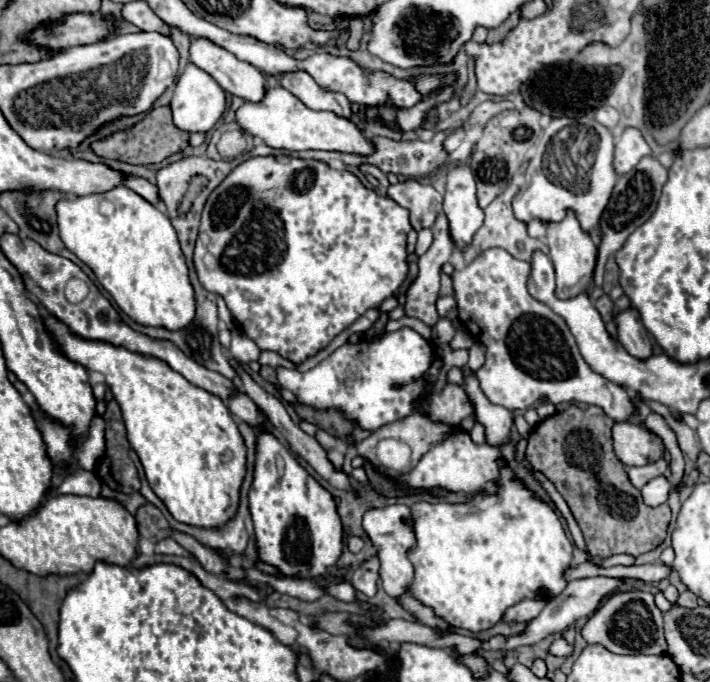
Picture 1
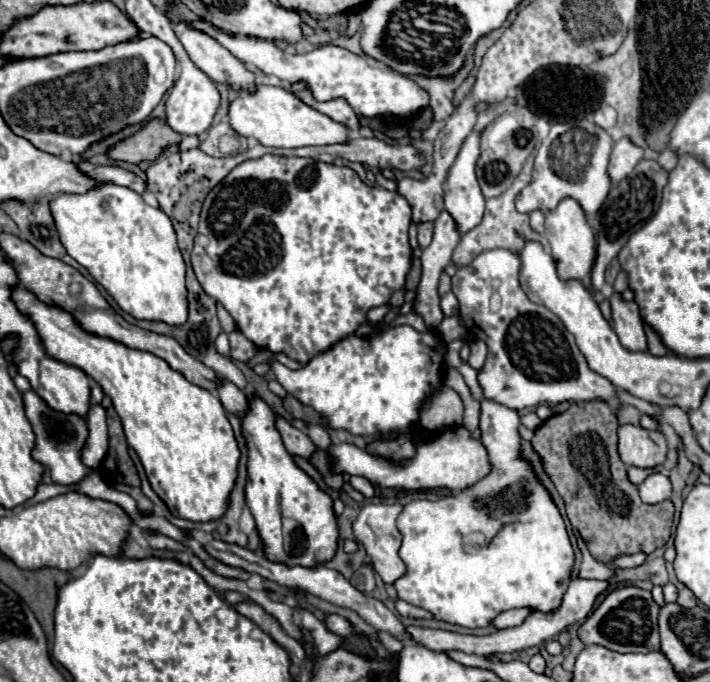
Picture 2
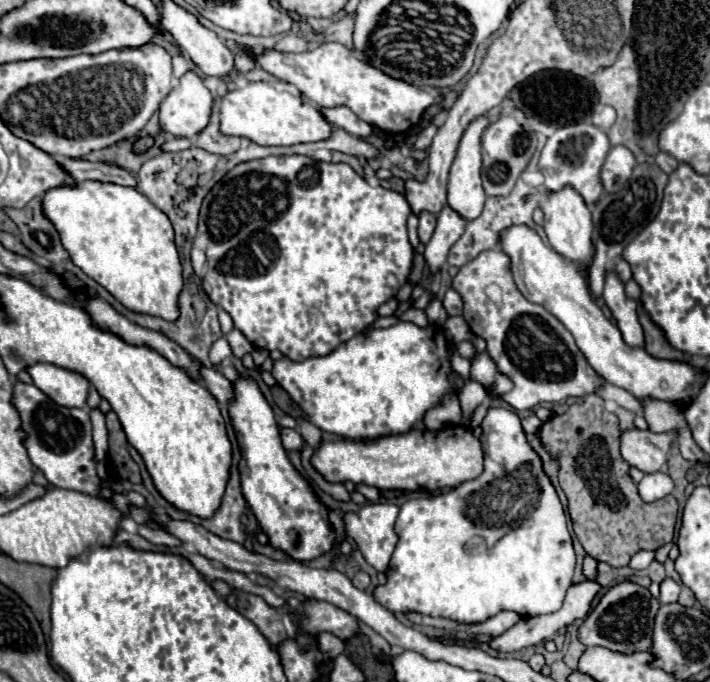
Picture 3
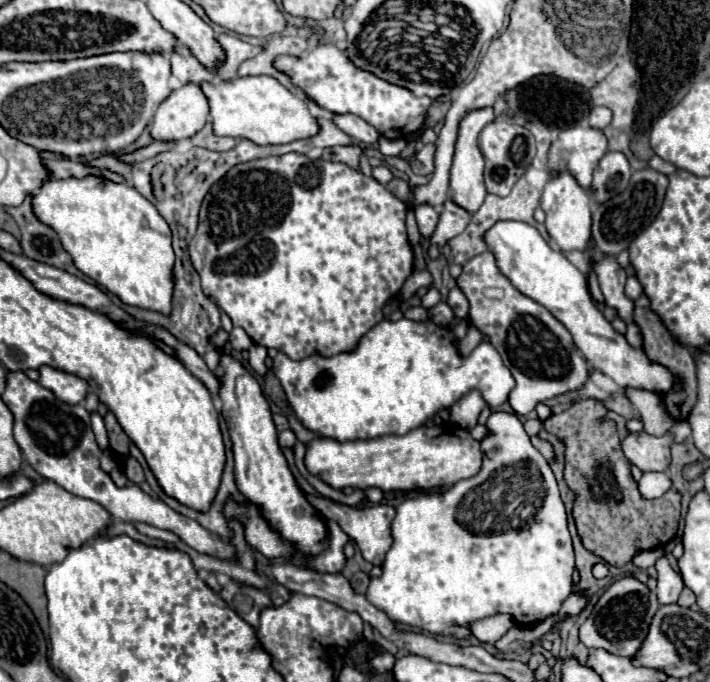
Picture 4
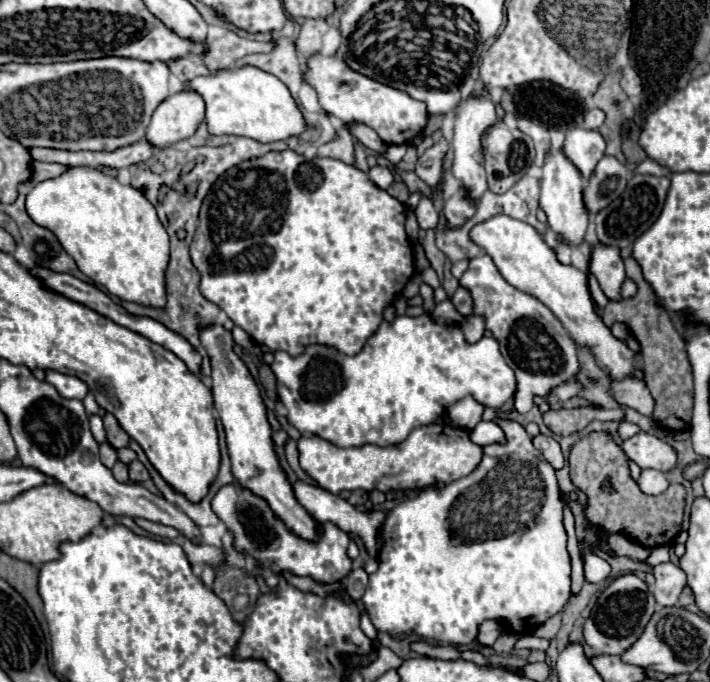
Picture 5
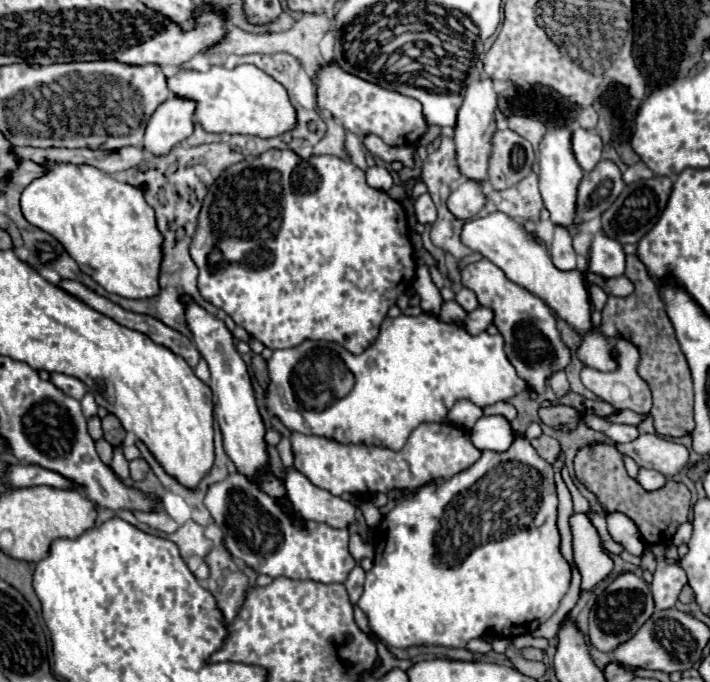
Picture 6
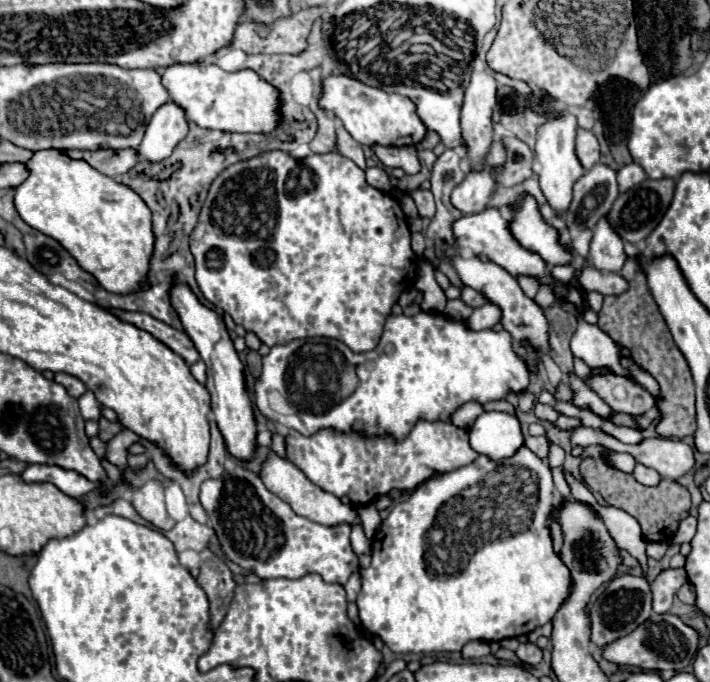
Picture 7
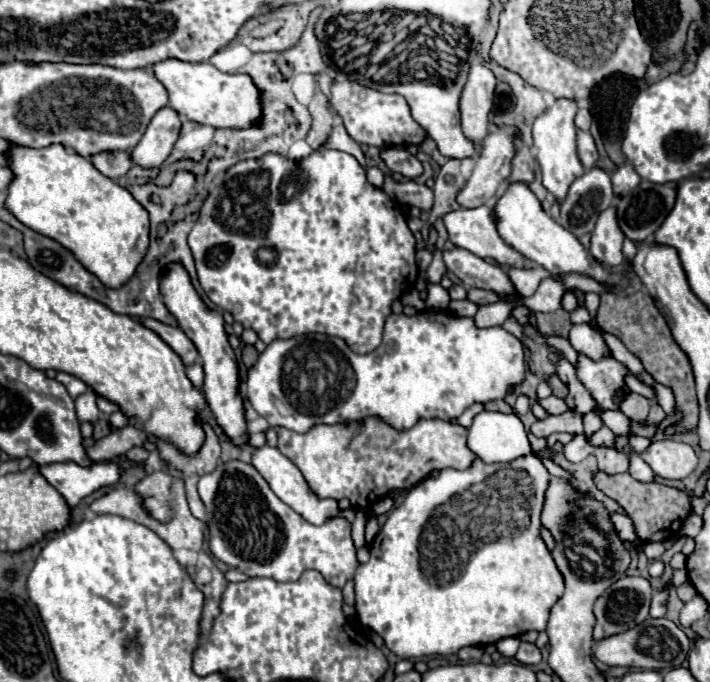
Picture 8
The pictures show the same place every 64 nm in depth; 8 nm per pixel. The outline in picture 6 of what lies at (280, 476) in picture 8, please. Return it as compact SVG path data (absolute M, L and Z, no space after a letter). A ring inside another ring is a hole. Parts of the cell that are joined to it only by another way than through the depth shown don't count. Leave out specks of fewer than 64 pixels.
M288 470L284 486L288 500L304 520L324 522L332 528L348 528L350 524L356 524L356 508L350 502L314 486L298 470Z

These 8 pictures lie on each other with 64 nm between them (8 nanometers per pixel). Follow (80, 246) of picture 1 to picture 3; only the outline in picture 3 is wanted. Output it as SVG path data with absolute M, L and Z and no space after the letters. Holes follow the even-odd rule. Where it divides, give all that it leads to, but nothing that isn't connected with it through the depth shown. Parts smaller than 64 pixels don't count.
M76 182L68 186L54 188L44 194L44 214L56 226L64 248L68 250L72 262L82 268L86 276L104 286L124 308L136 314L158 316L168 322L180 318L178 296L182 292L182 264L174 244L174 228L168 216L156 208L146 196L142 196L136 188L108 184L108 182Z

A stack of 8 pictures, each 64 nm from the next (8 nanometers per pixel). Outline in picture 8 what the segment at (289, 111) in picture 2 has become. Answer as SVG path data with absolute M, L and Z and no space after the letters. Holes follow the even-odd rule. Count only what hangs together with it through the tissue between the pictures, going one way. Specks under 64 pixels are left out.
M164 60L154 66L156 78L164 84L170 96L170 106L184 118L214 128L244 130L262 122L262 90L248 74L226 74L214 68L210 62L182 62Z

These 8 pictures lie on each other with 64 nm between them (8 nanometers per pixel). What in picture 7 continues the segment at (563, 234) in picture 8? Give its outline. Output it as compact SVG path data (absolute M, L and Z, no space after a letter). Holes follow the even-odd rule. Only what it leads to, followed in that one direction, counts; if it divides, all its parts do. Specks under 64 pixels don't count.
M524 198L520 202L510 228L524 248L538 252L550 266L574 260L574 256L558 244L558 232L542 220L538 206L532 198Z

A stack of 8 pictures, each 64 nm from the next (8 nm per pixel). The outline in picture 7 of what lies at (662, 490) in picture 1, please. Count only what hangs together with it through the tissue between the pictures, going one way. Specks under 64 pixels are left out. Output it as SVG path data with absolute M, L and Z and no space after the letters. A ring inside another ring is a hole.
M636 464L636 470L634 470L634 478L640 482L640 484L644 484L644 486L658 486L660 484L660 474L656 472L656 470L652 470L652 468L646 468L646 466L642 466L642 464Z

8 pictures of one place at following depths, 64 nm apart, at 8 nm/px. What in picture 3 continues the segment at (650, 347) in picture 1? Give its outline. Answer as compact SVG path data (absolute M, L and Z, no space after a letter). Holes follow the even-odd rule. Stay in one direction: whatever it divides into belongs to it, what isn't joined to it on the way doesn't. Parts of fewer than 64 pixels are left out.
M606 272L604 300L606 300L608 308L612 310L612 316L616 320L618 330L622 332L624 342L632 348L642 348L644 334L642 334L642 326L638 322L638 302L626 298L624 284L618 280L616 272Z

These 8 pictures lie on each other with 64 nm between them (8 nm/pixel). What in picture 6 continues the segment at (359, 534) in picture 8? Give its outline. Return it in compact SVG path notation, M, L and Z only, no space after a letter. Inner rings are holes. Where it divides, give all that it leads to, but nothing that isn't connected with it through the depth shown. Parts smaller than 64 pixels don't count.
M352 534L352 536L350 536L350 554L354 556L356 562L360 562L360 560L366 558L366 556L370 556L372 550L374 550L374 548L372 548L368 542L364 542L358 534Z

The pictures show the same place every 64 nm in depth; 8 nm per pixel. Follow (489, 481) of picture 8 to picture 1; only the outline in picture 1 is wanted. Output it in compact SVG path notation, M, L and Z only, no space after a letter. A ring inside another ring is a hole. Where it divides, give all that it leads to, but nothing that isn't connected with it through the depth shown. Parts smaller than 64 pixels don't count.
M462 368L464 374L464 390L468 394L468 398L474 404L476 410L476 418L480 424L484 424L486 428L486 440L492 446L500 446L508 434L510 434L510 426L512 426L512 412L500 406L494 406L484 392L480 390L476 372L470 368ZM508 466L502 468L502 478L494 496L476 494L468 504L416 502L410 510L418 540L418 546L408 552L408 558L414 564L410 592L450 626L478 634L498 624L512 604L522 598L534 598L538 588L548 588L554 596L566 588L562 574L570 566L572 544L554 510L534 498L534 494L514 478L514 472Z

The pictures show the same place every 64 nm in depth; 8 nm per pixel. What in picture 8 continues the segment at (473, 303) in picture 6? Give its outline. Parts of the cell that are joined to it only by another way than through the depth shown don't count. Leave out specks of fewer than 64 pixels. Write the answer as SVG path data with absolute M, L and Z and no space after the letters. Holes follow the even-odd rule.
M468 290L468 300L474 302L474 304L490 304L490 302L496 302L500 300L494 292L488 292L488 290Z

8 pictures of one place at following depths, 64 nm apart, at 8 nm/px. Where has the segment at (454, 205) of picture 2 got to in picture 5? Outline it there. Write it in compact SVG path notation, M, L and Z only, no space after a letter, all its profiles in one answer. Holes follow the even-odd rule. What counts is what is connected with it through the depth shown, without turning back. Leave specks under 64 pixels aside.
M484 90L480 96L466 98L458 110L456 110L456 122L454 122L454 138L452 138L452 150L454 150L454 162L452 162L452 176L462 180L462 186L470 200L478 202L480 196L488 190L486 188L486 174L484 174L484 152L480 144L480 136L496 122L494 102L490 94Z

